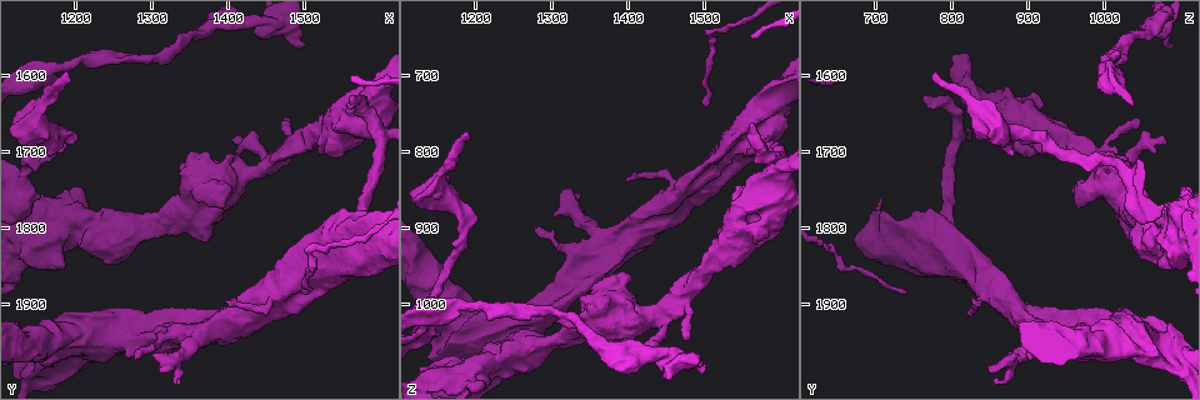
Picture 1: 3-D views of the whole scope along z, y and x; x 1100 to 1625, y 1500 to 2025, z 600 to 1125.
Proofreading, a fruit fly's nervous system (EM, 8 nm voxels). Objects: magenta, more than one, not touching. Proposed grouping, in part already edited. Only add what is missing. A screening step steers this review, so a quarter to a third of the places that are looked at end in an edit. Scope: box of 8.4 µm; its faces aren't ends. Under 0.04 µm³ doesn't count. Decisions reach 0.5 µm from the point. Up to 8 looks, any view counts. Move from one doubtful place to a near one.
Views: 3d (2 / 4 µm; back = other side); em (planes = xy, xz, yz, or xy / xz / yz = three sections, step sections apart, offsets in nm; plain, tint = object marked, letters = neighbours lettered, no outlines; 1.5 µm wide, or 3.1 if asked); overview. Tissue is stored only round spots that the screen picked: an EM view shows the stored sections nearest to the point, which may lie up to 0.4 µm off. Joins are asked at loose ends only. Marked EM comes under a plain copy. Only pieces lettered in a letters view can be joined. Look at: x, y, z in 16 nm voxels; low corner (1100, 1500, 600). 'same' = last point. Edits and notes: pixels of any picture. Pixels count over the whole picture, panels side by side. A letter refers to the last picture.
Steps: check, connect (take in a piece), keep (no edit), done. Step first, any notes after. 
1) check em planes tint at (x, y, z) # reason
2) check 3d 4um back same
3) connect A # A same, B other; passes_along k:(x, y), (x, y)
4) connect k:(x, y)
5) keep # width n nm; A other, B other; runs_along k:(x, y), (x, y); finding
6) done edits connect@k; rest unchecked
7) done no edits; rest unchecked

check 3d 2um at (1325, 1985, 845) # branch stops here

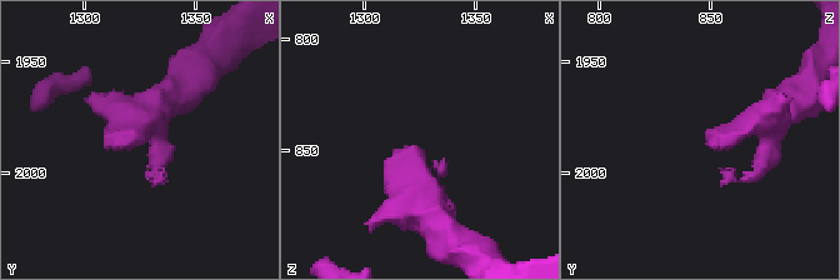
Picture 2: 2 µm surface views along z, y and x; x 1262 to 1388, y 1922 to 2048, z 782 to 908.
check em planes letters at (1325, 1981, 847)

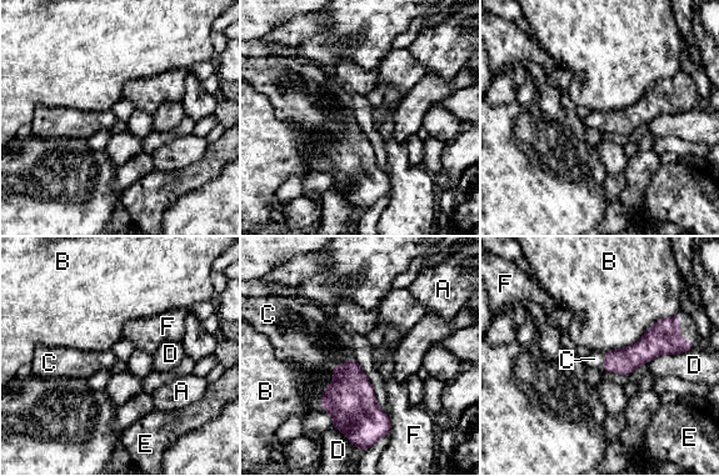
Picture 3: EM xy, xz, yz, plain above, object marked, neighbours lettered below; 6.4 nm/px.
connect C # A other, B other, C same, D other, E other, F other; passes_along 3:(350, 397), (343, 362), (306, 350); it goes on there

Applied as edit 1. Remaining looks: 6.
check em xy step 8 letters at (1395, 1900, 835) # tapers out

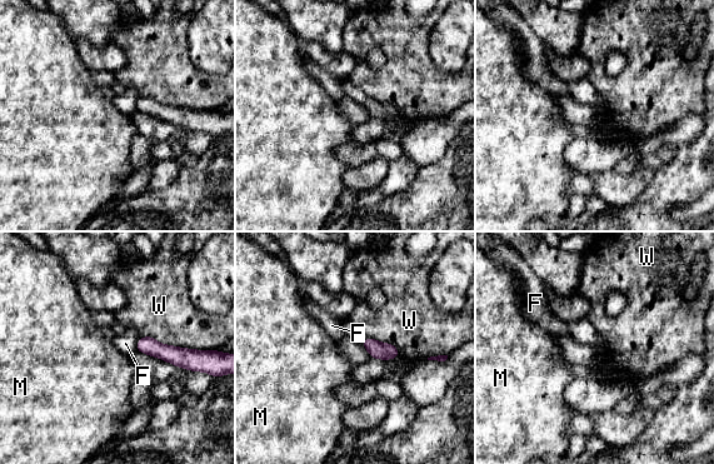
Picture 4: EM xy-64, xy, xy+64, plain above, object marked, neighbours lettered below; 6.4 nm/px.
keep # longest_contact W 400 nm; F other, M other, W other; runs_along 4:(139, 347), (151, 347), (189, 362); none of them fits

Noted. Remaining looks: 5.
check 3d 4um at (1405, 1685, 1085) # branch stops here

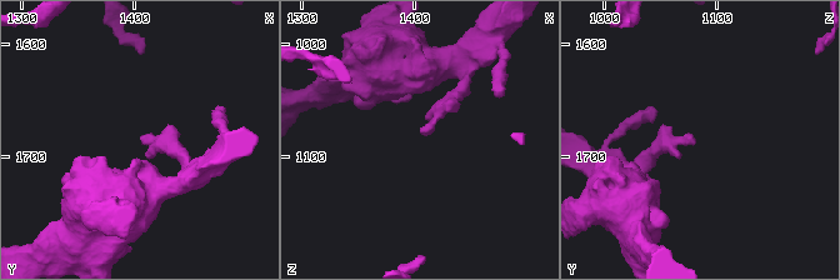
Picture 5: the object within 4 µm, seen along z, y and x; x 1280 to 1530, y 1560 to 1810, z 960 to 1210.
check em planes letters at (1406, 1690, 1080)

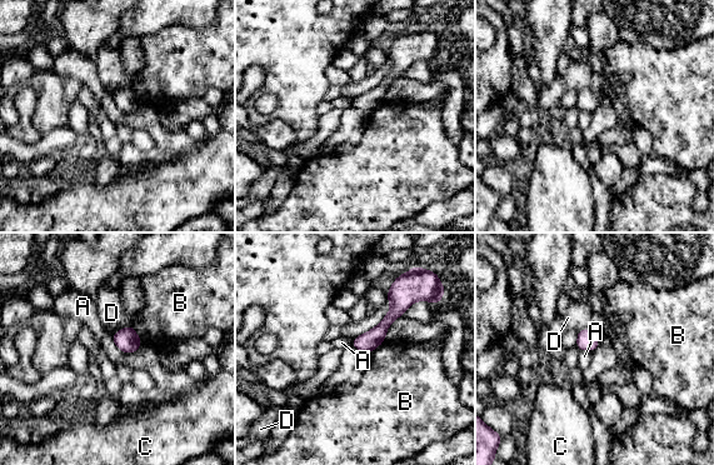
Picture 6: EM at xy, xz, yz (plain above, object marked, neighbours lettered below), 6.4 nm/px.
keep # A other, B other, C other, D other; none of them fits

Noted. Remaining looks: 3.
done edits connect@3; rest unchecked

